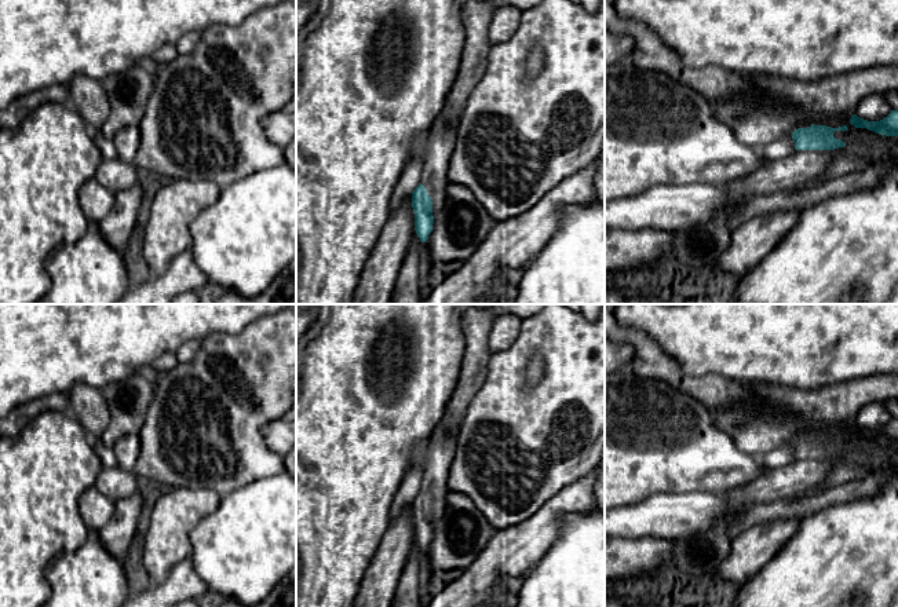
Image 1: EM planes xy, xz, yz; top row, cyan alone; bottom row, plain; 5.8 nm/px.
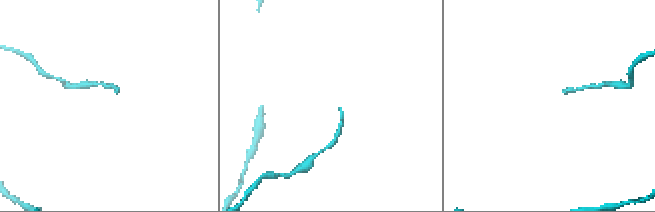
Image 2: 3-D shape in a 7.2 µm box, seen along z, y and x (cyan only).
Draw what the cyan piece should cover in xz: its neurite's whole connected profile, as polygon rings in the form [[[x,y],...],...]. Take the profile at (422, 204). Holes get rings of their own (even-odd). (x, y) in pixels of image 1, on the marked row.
[[[457,125],[431,129],[424,146],[419,186],[412,193],[415,230],[421,242],[432,231],[434,216],[445,206],[448,165],[456,143]]]

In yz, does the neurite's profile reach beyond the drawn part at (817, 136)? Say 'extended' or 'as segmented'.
extended

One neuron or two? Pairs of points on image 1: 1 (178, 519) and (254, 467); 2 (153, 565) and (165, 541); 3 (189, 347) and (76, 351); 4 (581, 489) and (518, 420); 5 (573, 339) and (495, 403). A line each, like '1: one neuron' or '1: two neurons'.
1: two neurons
2: one neuron
3: two neurons
4: two neurons
5: one neuron

